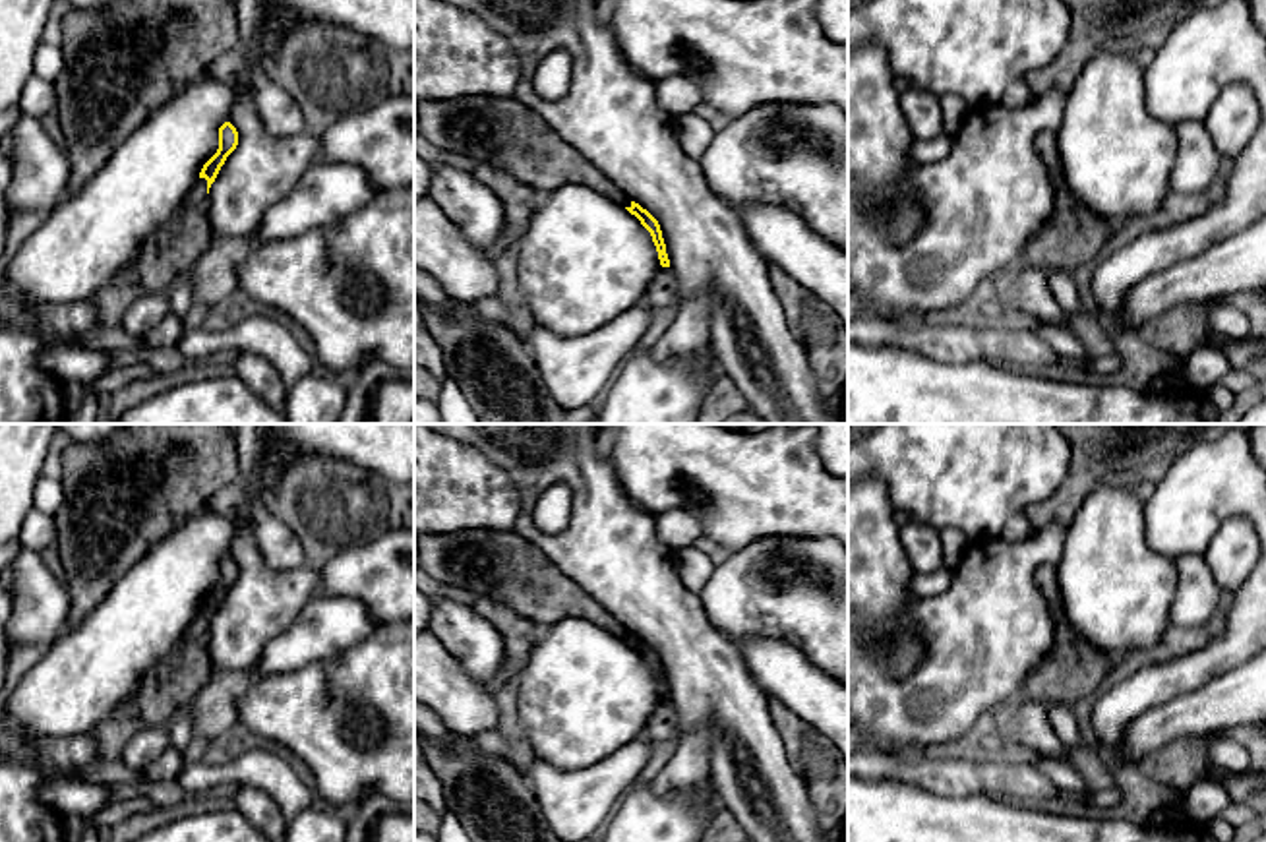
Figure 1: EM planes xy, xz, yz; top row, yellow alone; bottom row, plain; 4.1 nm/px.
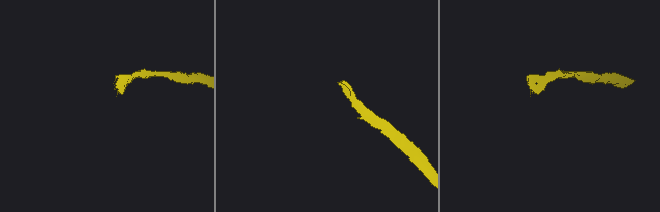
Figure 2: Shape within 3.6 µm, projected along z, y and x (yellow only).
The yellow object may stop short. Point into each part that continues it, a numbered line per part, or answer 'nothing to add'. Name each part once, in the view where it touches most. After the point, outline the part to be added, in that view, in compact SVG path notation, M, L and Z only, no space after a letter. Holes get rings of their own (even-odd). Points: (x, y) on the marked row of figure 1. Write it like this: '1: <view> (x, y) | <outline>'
1: xy (169, 252) | M199 178L172 217L141 242L126 271L145 294L166 292L209 248L215 232L207 203L207 180Z

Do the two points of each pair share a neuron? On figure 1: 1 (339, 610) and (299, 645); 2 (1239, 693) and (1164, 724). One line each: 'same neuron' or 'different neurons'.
1: same neuron
2: same neuron

